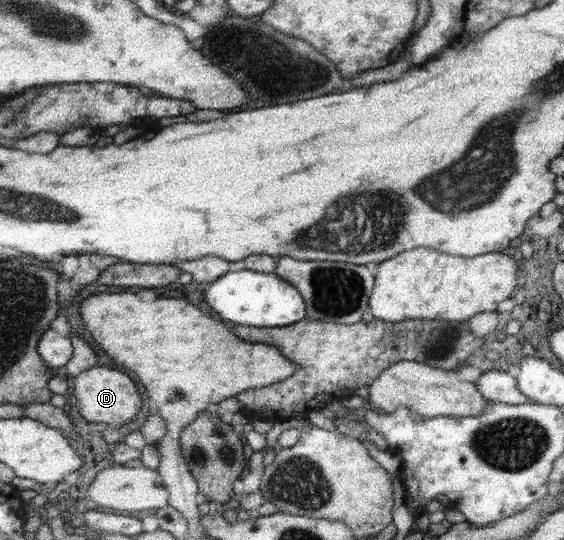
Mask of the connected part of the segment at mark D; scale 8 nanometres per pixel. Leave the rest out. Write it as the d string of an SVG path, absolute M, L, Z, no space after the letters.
M93 367L72 379L74 392L78 404L79 413L88 423L106 423L108 427L119 427L124 423L131 423L143 405L141 393L135 387L133 379L117 369L107 367Z

